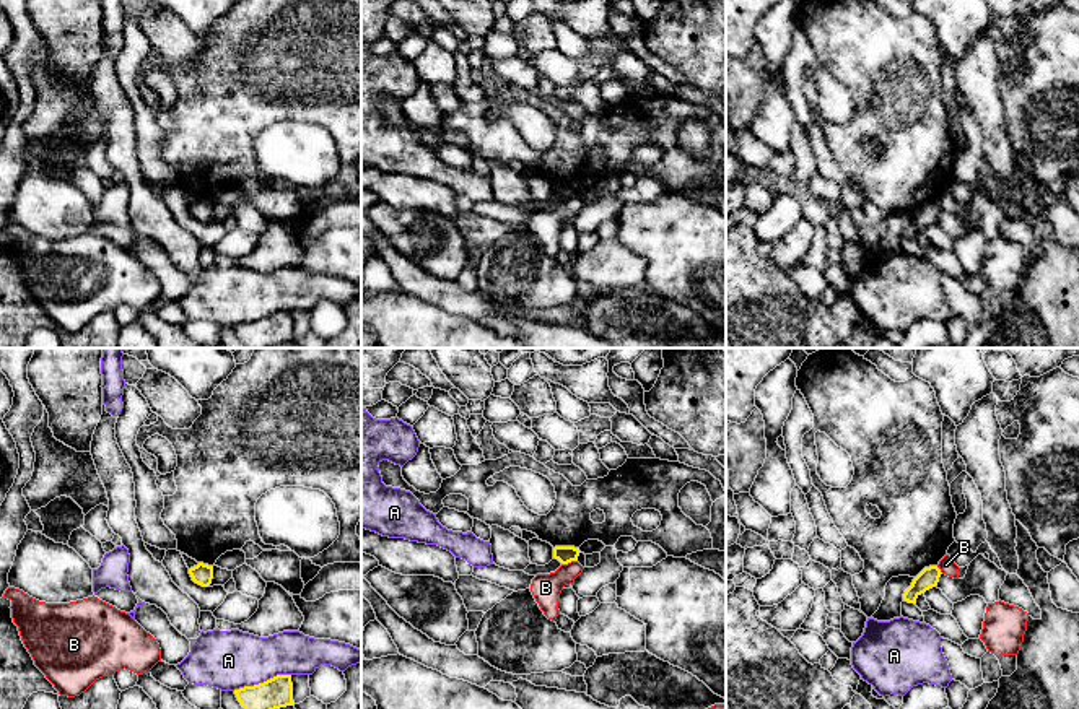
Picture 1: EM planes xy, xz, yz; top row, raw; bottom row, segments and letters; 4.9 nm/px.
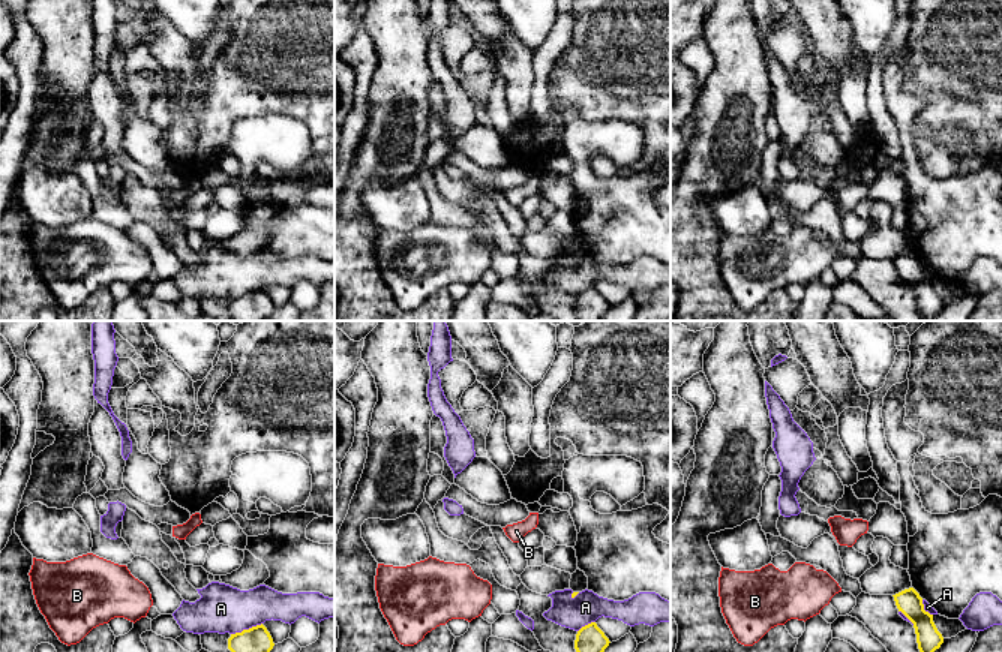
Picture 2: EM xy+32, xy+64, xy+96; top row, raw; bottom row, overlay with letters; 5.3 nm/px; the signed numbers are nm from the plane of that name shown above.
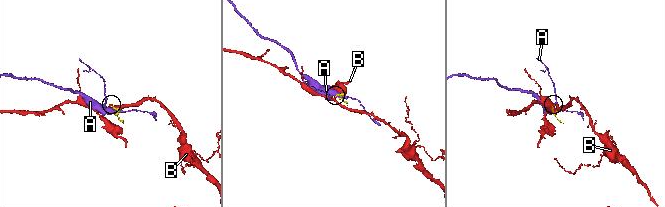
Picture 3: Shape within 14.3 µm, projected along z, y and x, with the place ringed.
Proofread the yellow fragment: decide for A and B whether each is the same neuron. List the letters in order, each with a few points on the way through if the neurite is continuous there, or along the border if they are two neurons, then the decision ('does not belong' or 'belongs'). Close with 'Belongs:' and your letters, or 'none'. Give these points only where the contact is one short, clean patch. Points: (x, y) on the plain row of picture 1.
A: does not belong
B: along xz (576, 195), (562, 200) | does not belong
Belongs: none

